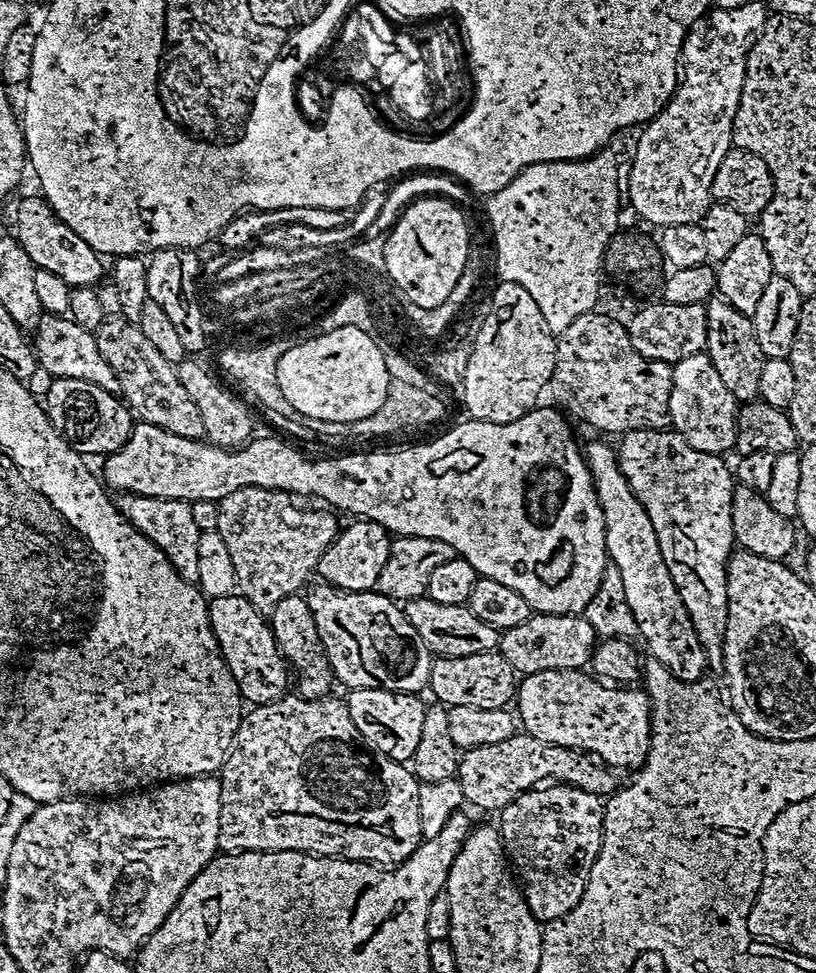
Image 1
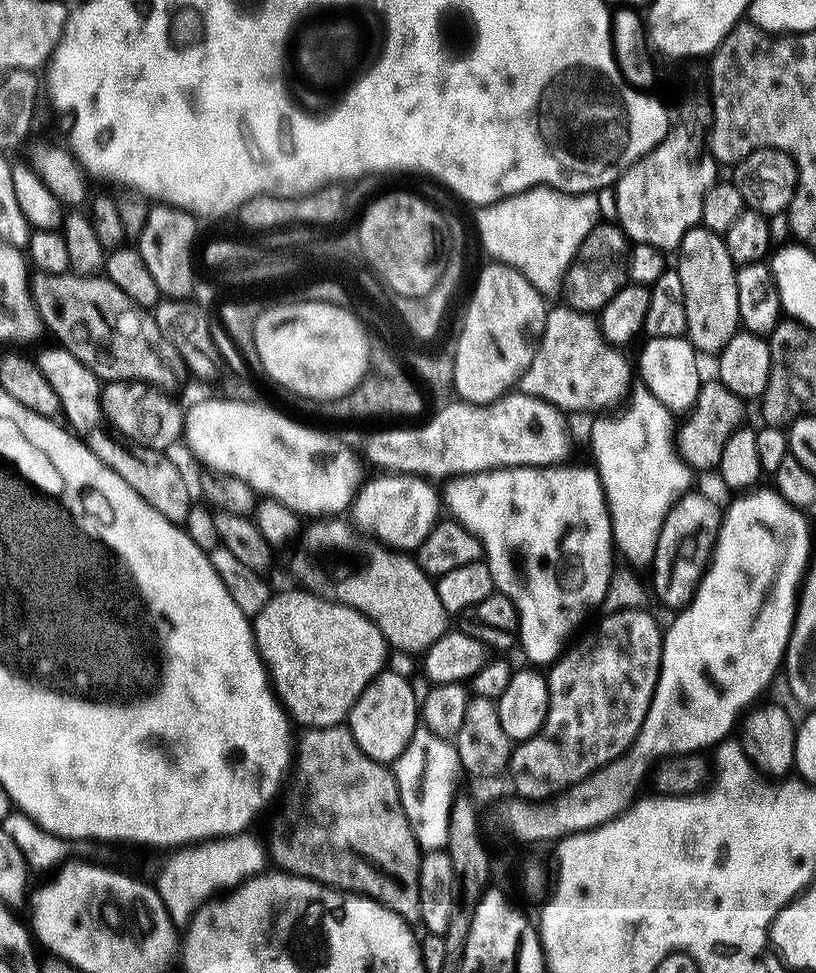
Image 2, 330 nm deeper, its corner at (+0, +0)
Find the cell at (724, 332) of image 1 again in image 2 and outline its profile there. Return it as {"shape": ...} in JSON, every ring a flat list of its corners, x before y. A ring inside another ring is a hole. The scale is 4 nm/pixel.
{"shape":[[703,226,694,227,685,234,675,256,674,270,678,278,682,278,682,294,686,302,686,336,697,353,718,354,741,327,736,281,738,265,726,250,723,235]]}

